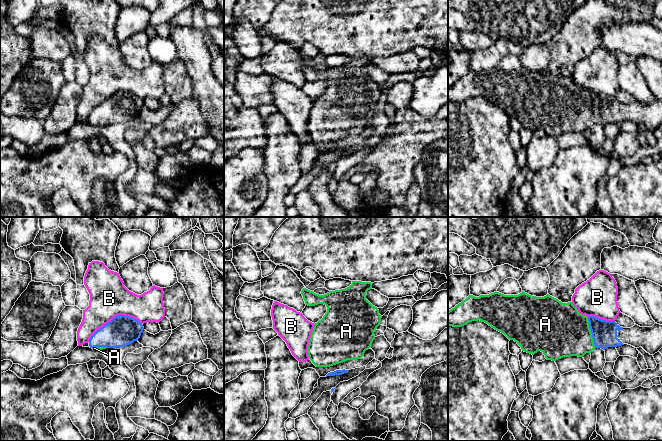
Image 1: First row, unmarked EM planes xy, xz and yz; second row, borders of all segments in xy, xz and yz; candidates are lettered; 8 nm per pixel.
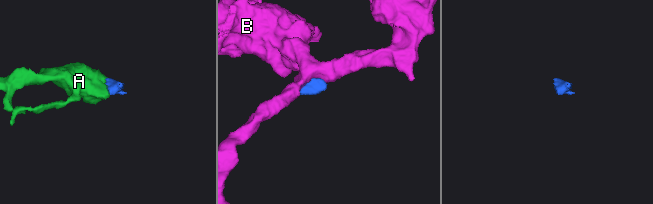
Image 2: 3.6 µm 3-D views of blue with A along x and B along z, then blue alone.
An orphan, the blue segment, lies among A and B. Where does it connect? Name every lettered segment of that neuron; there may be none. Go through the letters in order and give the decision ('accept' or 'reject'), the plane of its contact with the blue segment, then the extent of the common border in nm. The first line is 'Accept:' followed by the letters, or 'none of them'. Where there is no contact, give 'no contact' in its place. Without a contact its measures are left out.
Accept: A
A: accept | yz | 260 nm
B: reject | xy | 460 nm

